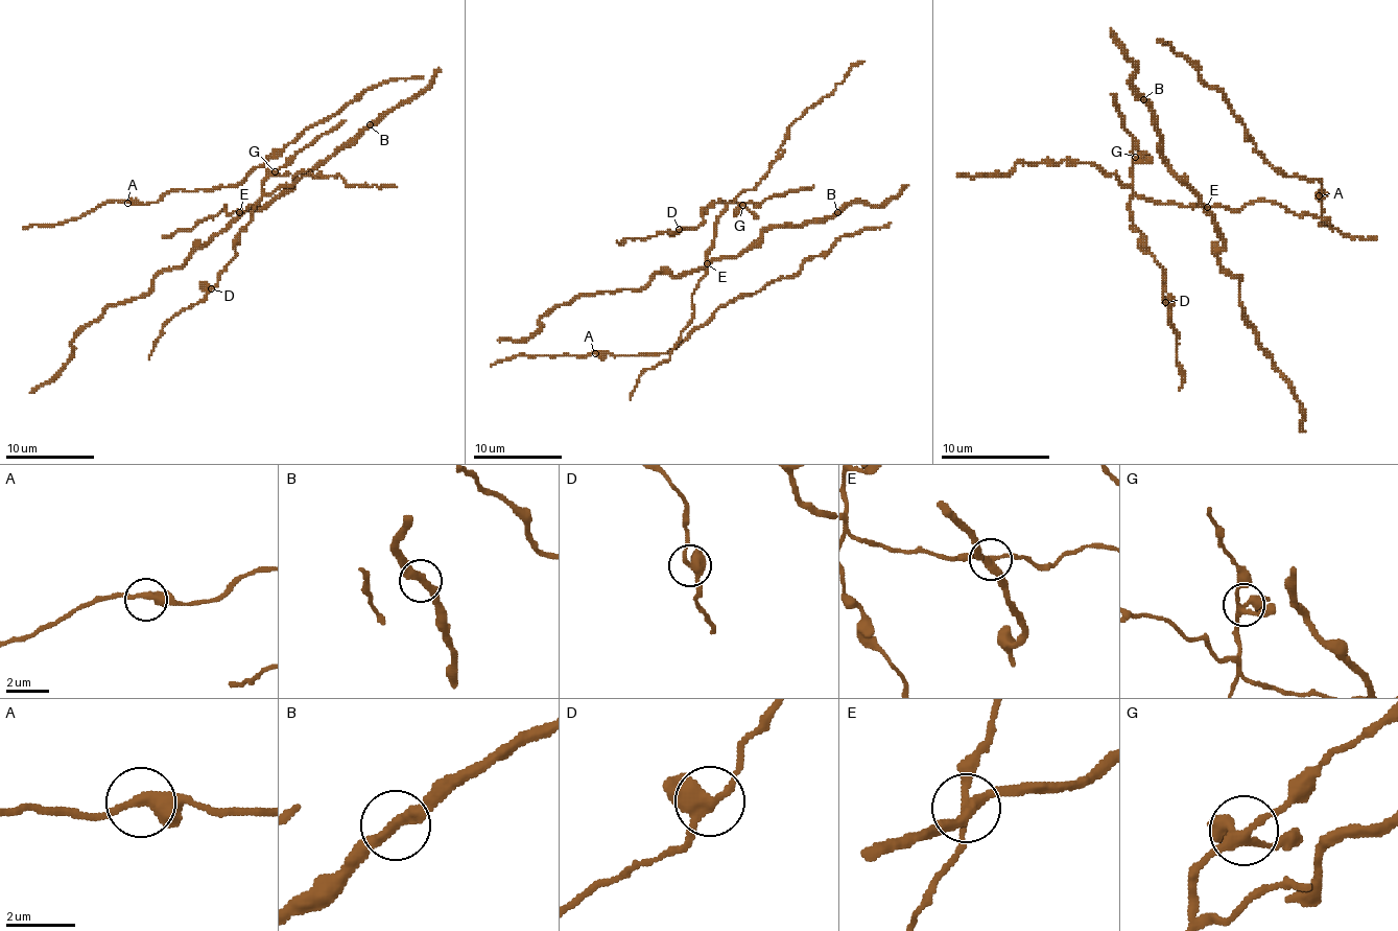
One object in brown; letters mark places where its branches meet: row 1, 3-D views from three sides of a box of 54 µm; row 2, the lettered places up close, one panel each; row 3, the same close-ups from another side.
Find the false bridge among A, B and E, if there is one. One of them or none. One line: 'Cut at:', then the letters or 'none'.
Cut at: E

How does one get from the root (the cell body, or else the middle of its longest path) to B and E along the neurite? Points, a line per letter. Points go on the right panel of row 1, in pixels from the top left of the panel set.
B: (1229, 209), (1204, 207), (1174, 173), (1163, 157), (1157, 116), (1143, 99)
E: (1229, 209), (1207, 207)

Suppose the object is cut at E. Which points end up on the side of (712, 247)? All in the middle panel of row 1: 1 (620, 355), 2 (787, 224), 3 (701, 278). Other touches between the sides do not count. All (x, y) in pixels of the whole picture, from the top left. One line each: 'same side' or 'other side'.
1: other side
2: other side
3: same side

